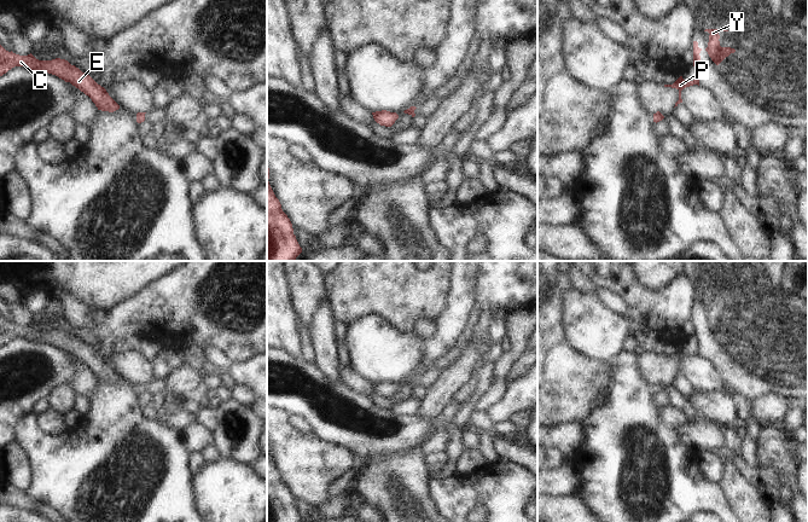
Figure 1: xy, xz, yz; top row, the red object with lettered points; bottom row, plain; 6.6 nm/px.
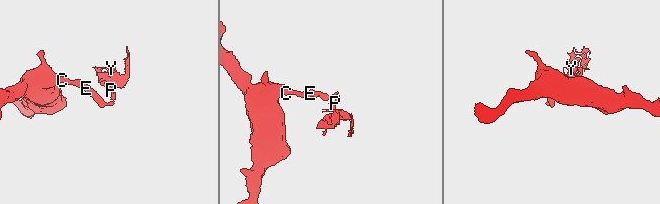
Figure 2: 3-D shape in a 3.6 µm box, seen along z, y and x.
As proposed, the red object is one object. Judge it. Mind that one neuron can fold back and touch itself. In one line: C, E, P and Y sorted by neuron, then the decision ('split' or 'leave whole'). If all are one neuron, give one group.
C E / P Y; split

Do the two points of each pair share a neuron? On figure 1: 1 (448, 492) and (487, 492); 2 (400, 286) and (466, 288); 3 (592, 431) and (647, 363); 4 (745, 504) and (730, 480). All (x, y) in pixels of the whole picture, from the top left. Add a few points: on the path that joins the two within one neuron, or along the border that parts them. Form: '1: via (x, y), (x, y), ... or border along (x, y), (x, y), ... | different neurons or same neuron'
1: via (458, 492), (477, 492) | same neuron
2: border along (451, 273), (448, 301), (446, 308), (440, 314) | different neurons
3: border along (637, 357), (643, 376), (652, 384) | different neurons
4: via (744, 498), (734, 486) | same neuron

